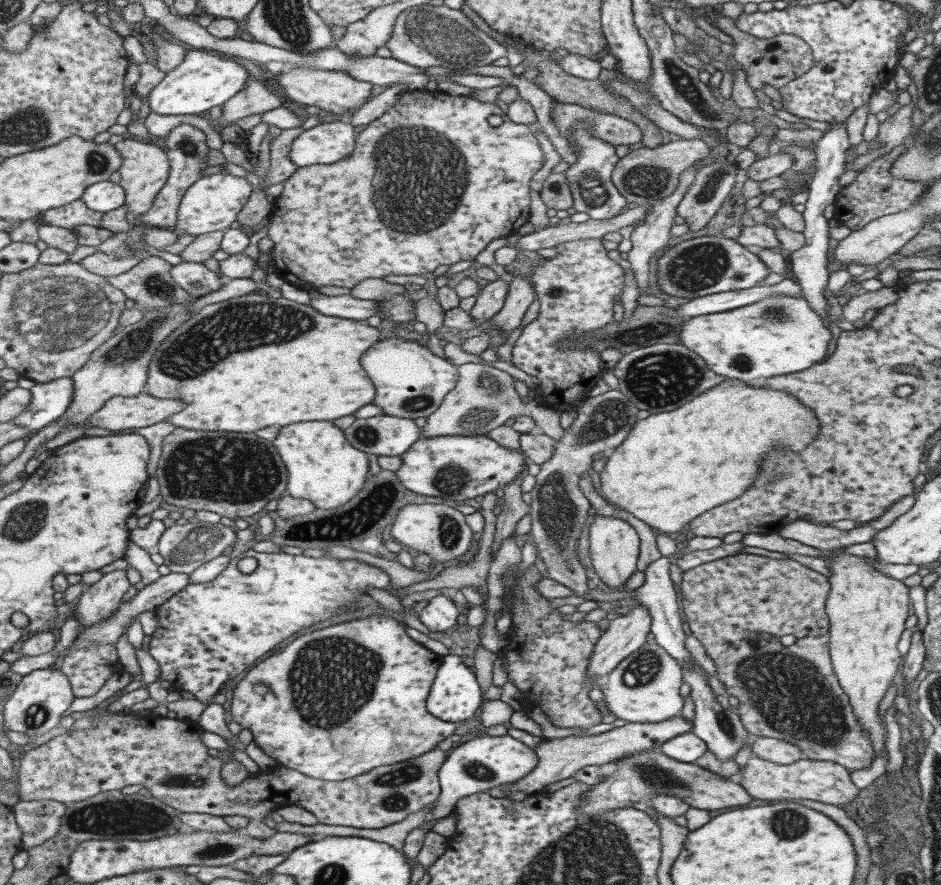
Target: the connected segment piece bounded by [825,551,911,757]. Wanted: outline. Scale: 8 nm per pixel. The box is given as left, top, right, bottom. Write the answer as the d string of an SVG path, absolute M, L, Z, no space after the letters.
M842 551L834 554L834 560L827 565L832 573L828 578L830 596L825 602L825 612L829 618L831 663L838 684L871 736L877 757L883 753L886 731L876 710L903 663L896 645L906 630L906 619L910 616L908 612L911 612L909 588L904 582L878 572L866 557L851 556Z

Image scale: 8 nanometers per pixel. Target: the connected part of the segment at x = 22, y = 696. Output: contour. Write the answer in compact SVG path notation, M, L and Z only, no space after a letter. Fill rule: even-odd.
M48 667L36 670L23 676L17 684L14 693L4 706L3 726L7 730L21 732L31 740L38 736L49 736L50 730L63 720L64 712L75 700L72 686L67 676L58 667Z

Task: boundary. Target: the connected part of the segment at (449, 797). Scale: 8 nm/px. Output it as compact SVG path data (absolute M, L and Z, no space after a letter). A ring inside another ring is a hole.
M486 734L458 745L438 771L441 793L437 805L425 816L425 822L448 816L455 809L455 804L466 796L491 793L501 790L507 784L519 782L521 778L531 774L538 761L537 752L532 747L508 734L502 736Z

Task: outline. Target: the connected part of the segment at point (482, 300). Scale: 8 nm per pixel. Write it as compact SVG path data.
M497 279L478 292L475 305L469 311L475 320L475 327L482 327L503 307L508 291L509 282Z

